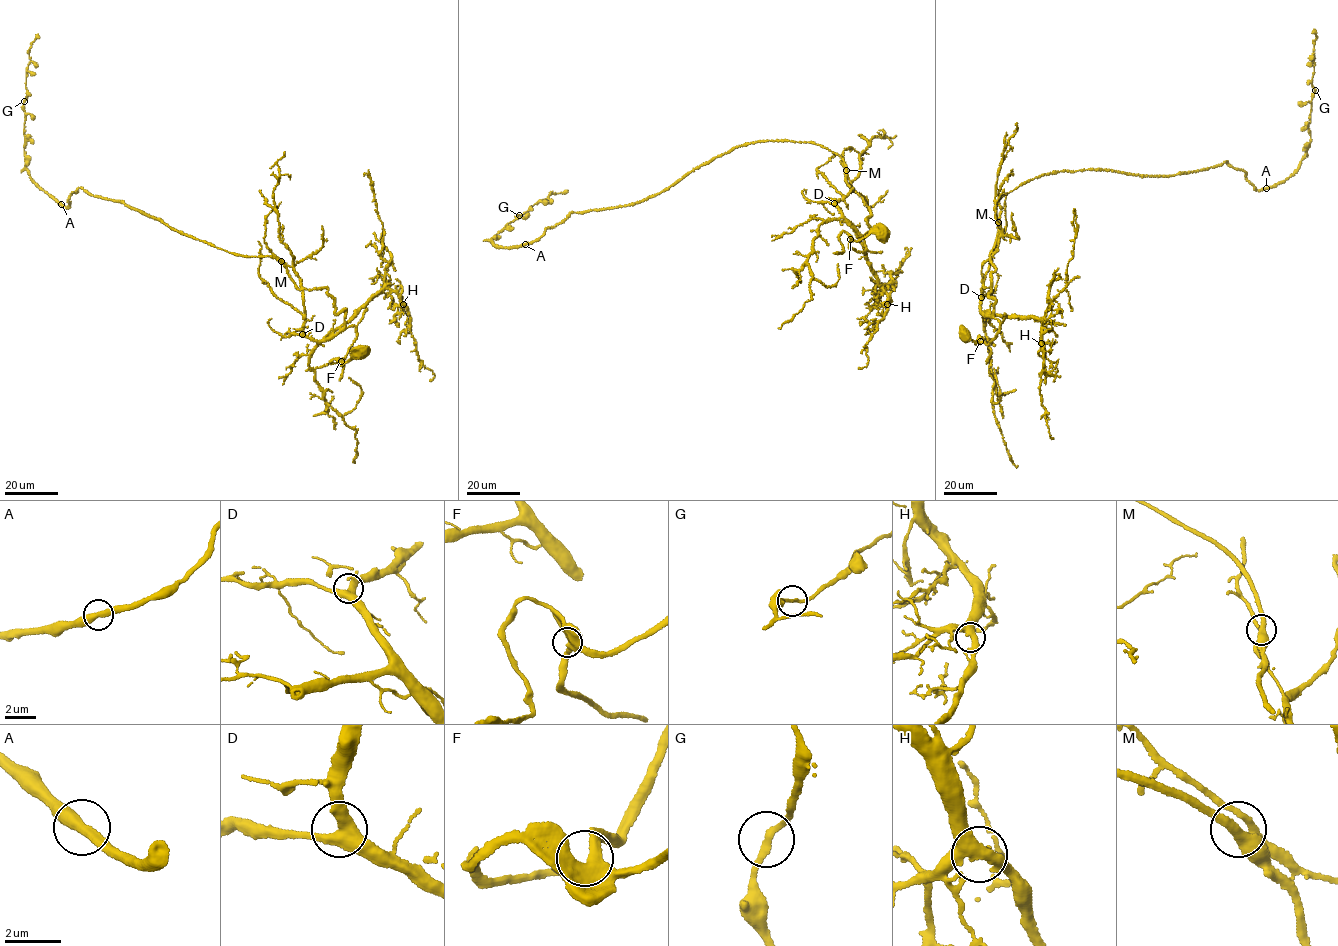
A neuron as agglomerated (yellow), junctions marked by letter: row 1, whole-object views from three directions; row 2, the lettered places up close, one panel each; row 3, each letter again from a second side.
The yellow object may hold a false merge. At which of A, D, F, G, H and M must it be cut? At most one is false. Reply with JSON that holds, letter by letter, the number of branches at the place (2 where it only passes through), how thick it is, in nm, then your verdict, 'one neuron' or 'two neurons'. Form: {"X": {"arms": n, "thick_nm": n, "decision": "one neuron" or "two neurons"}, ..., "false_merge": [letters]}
{"A": {"arms": 2, "thick_nm": 400, "decision": "one neuron"}, "D": {"arms": 3, "thick_nm": 400, "decision": "one neuron"}, "F": {"arms": 2, "thick_nm": 440, "decision": "one neuron"}, "G": {"arms": 2, "thick_nm": 220, "decision": "one neuron"}, "H": {"arms": 3, "thick_nm": 380, "decision": "one neuron"}, "M": {"arms": 2, "thick_nm": 360, "decision": "one neuron"}, "false_merge": []}

